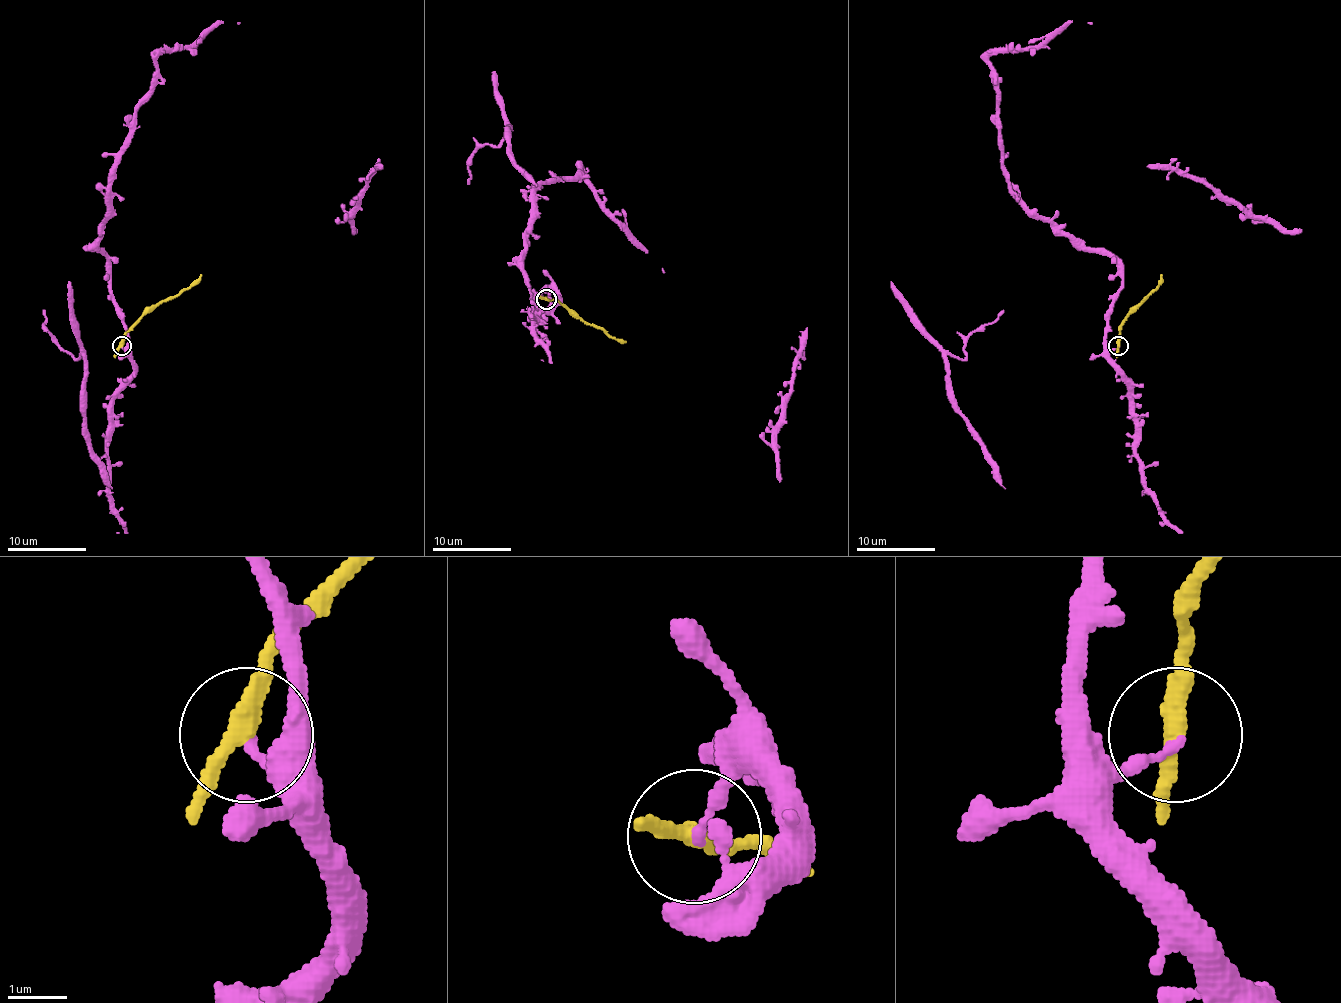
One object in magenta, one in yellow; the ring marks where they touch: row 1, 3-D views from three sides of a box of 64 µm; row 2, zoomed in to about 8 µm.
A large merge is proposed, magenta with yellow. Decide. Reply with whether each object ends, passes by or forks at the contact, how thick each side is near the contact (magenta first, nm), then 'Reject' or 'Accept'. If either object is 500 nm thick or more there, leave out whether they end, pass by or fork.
At the ring magenta ends. At the ring yellow passes by. Thickness 190 nm (magenta) against 280 nm. Reject

